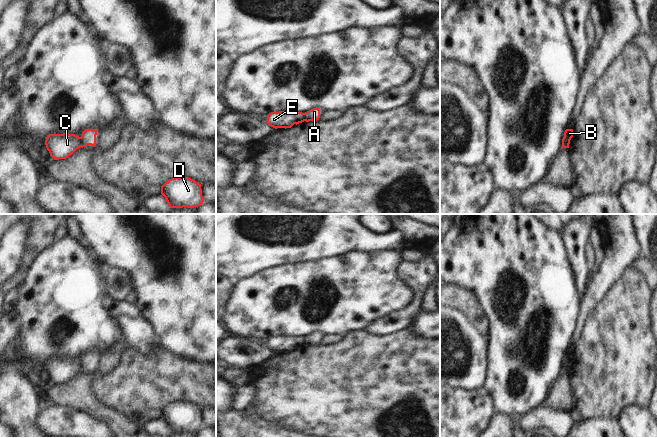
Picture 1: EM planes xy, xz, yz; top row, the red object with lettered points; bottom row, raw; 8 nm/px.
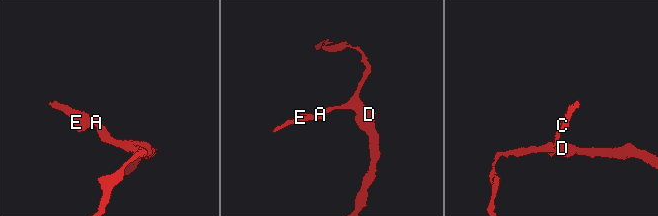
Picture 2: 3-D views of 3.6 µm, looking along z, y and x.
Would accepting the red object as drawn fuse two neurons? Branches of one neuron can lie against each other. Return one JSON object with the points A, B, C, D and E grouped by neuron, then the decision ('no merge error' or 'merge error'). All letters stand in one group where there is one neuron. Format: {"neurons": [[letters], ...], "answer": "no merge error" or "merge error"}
{"neurons": [["A", "B", "D"], ["C", "E"]], "answer": "merge error"}

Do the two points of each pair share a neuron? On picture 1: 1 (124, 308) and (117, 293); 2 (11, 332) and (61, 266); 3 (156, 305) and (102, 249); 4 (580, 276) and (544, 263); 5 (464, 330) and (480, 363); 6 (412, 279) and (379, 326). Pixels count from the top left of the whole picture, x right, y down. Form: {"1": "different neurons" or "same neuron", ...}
{"1": "different neurons", "2": "different neurons", "3": "same neuron", "4": "different neurons", "5": "same neuron", "6": "same neuron"}

